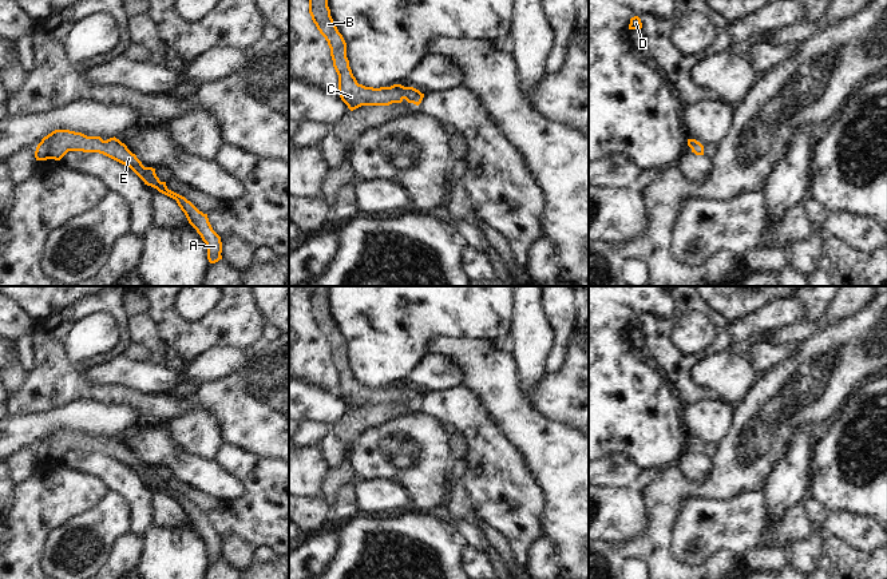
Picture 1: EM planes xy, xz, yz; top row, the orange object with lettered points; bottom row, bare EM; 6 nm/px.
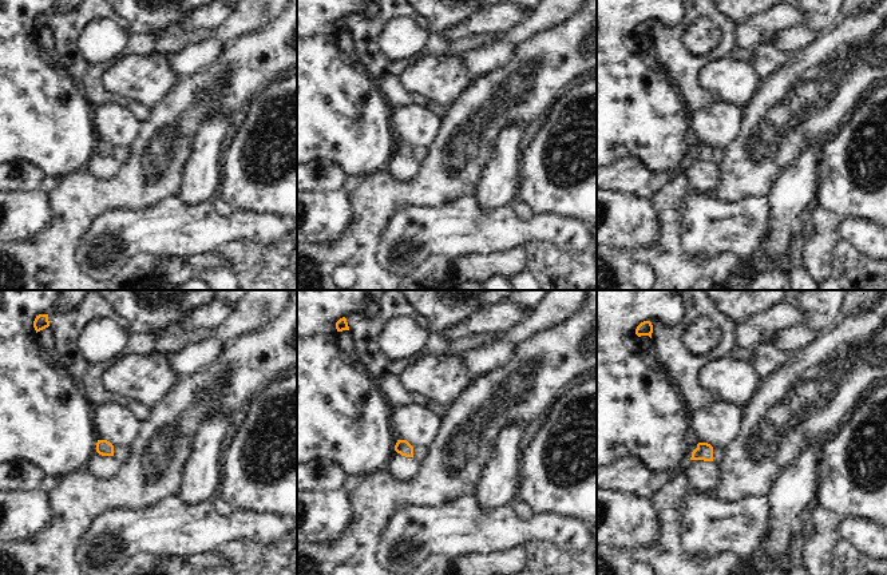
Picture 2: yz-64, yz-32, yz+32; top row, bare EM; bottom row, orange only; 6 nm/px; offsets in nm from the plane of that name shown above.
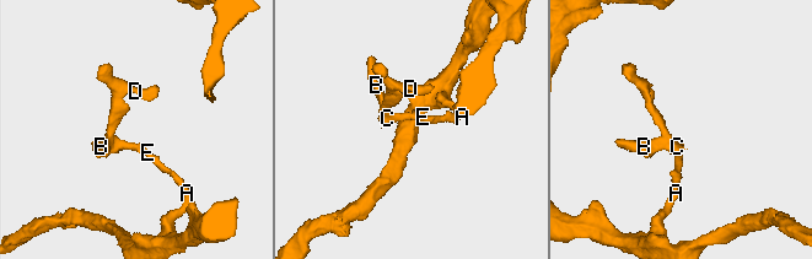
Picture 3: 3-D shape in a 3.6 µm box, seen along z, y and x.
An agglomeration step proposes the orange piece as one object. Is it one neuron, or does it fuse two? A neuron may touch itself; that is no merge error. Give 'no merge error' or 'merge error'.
no merge error

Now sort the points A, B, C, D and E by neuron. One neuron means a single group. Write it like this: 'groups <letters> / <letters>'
groups A B C D E

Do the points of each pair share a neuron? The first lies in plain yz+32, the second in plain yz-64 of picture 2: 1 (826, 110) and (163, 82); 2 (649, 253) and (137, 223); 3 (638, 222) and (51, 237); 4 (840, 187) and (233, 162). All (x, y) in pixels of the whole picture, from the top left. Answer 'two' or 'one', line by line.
1: two
2: two
3: two
4: one

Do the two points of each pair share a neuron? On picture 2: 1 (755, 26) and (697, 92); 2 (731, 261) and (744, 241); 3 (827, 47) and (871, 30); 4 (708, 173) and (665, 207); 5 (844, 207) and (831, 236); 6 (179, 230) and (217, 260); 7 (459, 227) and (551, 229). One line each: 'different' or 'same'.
1: different
2: different
3: same
4: different
5: different
6: different
7: same

